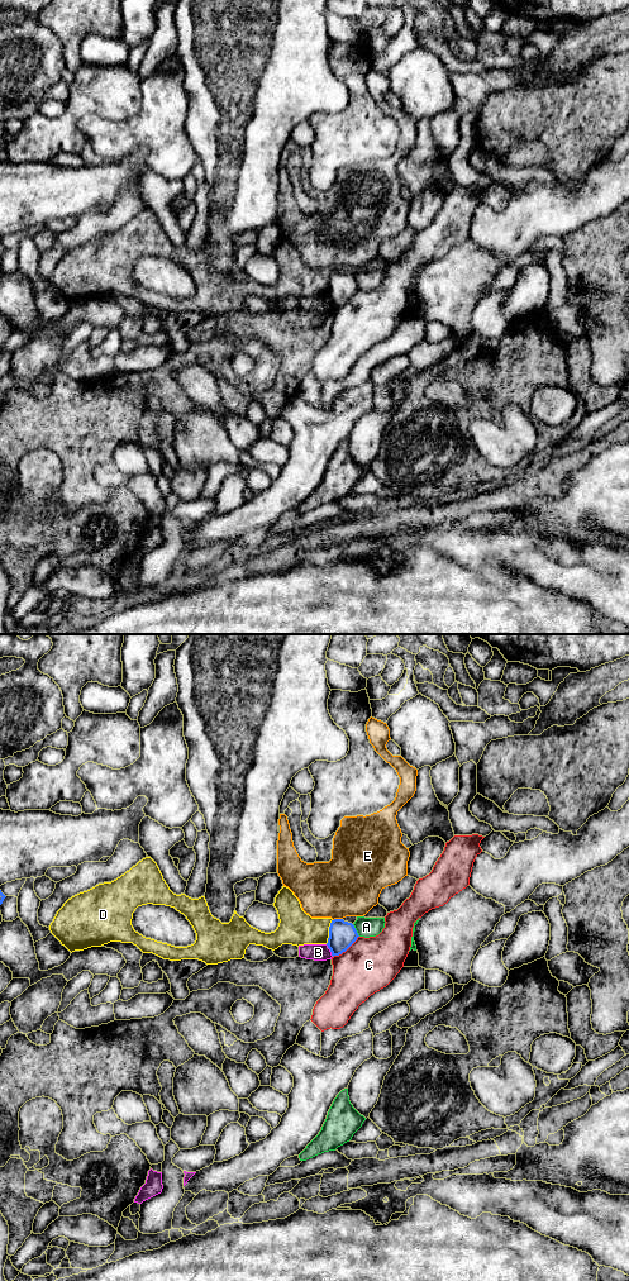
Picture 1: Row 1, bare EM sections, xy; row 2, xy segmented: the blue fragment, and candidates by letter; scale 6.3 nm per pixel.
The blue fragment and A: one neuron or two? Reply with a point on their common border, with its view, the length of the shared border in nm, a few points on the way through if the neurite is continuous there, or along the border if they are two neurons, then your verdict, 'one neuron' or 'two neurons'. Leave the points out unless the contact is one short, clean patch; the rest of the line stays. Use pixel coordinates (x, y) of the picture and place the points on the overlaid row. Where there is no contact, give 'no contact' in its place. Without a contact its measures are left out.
xy (356, 931) | 90 nm | along xy (352, 924), (360, 936) | two neurons

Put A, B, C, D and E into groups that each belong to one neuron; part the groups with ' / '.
A / B / C / D / E

